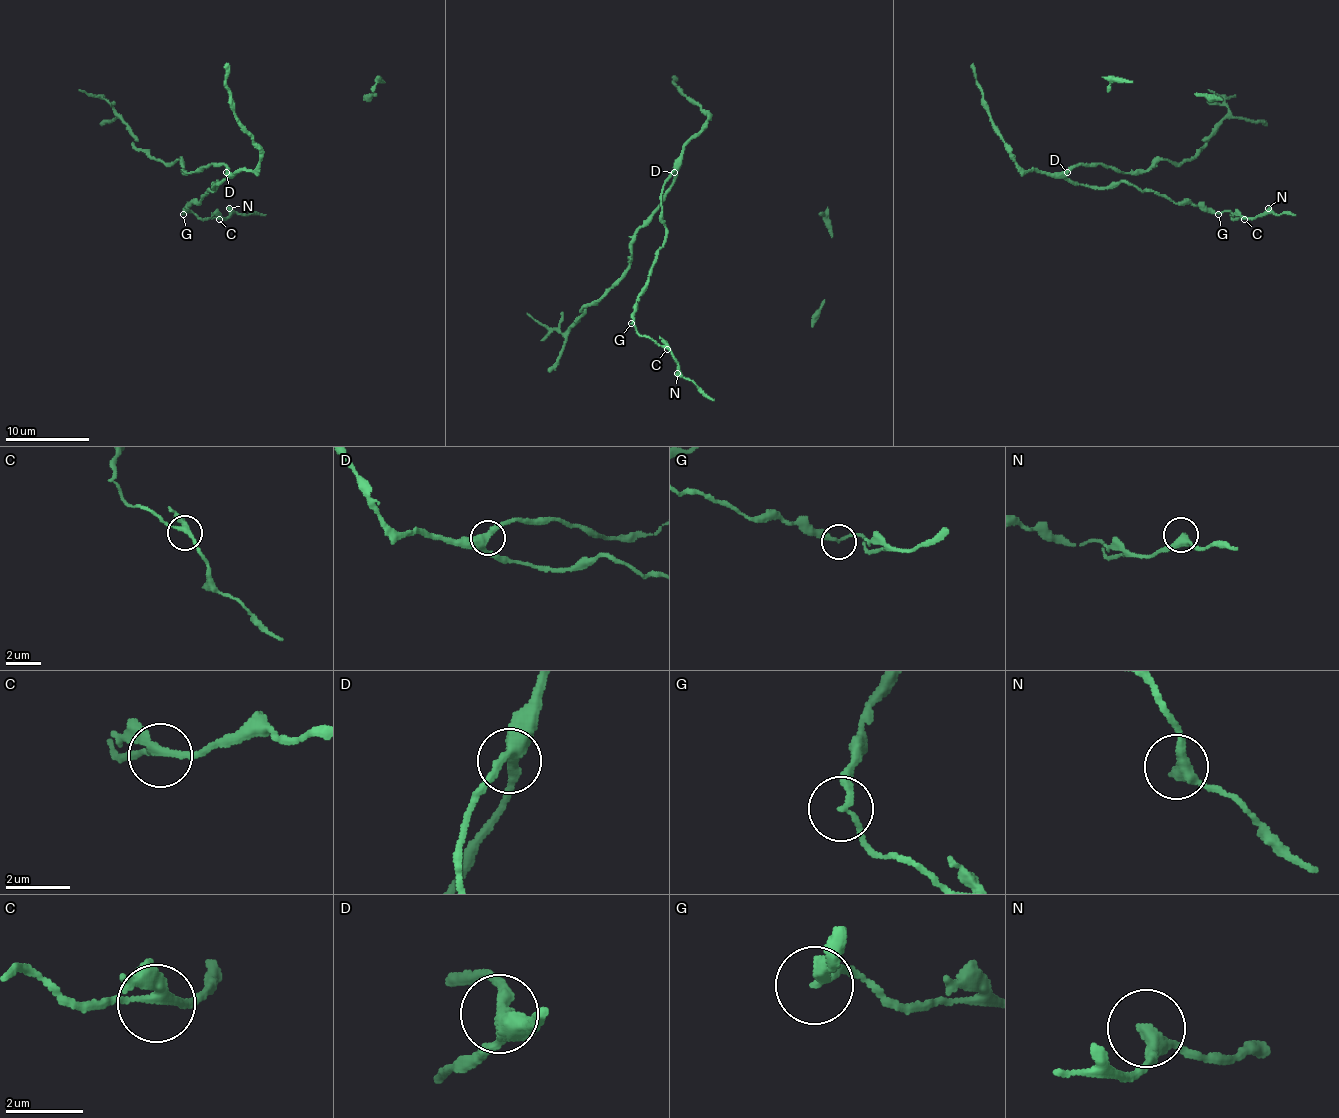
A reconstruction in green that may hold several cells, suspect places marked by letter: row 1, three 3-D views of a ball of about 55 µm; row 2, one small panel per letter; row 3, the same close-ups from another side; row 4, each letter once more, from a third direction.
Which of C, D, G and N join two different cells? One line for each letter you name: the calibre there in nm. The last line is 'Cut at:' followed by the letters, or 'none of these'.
Cut at: none of these

